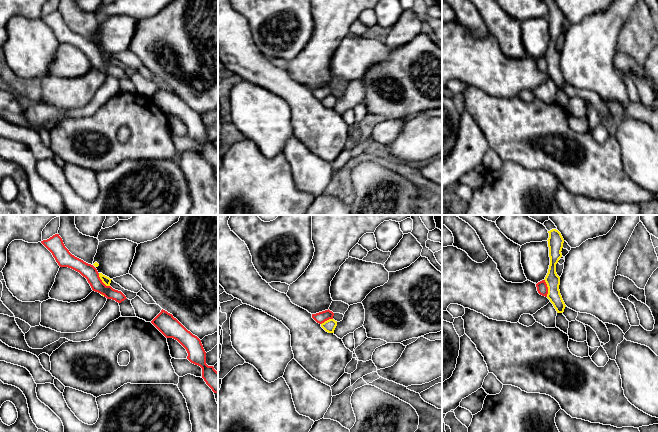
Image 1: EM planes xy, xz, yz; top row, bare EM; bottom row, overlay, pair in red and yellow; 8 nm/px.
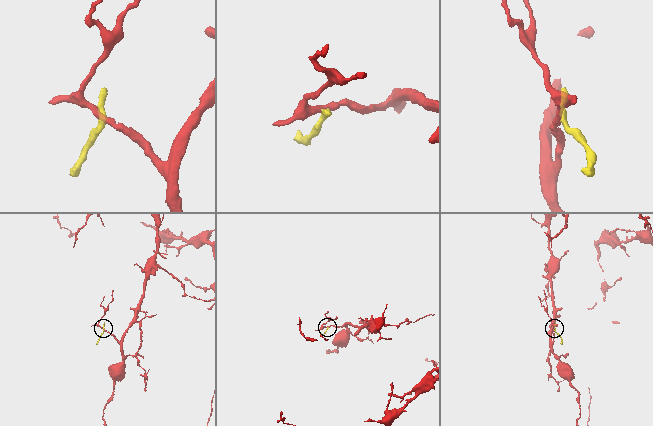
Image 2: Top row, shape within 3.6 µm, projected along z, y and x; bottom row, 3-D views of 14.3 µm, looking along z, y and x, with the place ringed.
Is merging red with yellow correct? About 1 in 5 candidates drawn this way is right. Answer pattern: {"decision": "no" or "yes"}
{"decision": "no"}

